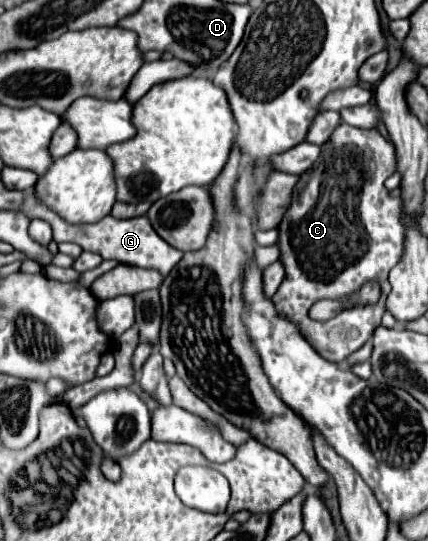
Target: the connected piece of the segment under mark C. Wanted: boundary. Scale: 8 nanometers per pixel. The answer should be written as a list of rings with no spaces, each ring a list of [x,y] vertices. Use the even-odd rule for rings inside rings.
[[[342,123],[342,125],[338,125],[338,129],[334,131],[334,135],[330,137],[330,141],[326,141],[326,143],[322,145],[322,155],[320,155],[320,159],[318,159],[318,165],[308,171],[308,179],[304,181],[304,185],[302,185],[302,189],[298,191],[296,199],[294,199],[292,205],[288,207],[288,211],[286,211],[286,215],[284,215],[284,219],[282,219],[282,223],[278,225],[278,231],[280,231],[278,245],[280,245],[280,251],[282,251],[280,259],[282,259],[284,267],[286,267],[286,279],[282,281],[280,289],[278,289],[276,295],[272,297],[272,299],[274,299],[274,305],[276,305],[278,313],[282,313],[286,319],[290,319],[292,323],[296,323],[296,325],[300,327],[300,331],[302,331],[302,335],[306,337],[306,341],[318,351],[318,355],[322,355],[322,357],[328,359],[328,361],[344,363],[354,351],[358,351],[358,349],[372,337],[374,329],[380,327],[382,315],[386,313],[386,297],[388,297],[388,293],[390,293],[390,283],[388,283],[386,279],[388,279],[390,269],[402,259],[402,255],[404,255],[404,241],[406,241],[404,203],[402,203],[402,199],[390,199],[390,193],[388,193],[388,189],[384,187],[384,181],[386,181],[392,173],[396,173],[396,169],[398,169],[398,167],[396,167],[396,149],[394,149],[394,145],[392,145],[386,137],[382,137],[382,135],[380,135],[378,131],[374,131],[374,129],[372,129],[372,131],[362,131],[362,129],[358,129],[358,127],[352,127],[352,125]],[[374,279],[378,279],[378,281],[382,283],[382,297],[380,297],[380,301],[378,301],[376,305],[352,307],[350,311],[344,311],[344,313],[340,313],[338,317],[334,317],[334,319],[330,319],[330,321],[324,321],[324,323],[312,321],[312,319],[308,317],[308,309],[310,309],[316,301],[320,301],[320,299],[344,299],[346,295],[354,293],[354,291],[358,289],[358,285],[362,285],[362,283],[366,283],[366,281],[374,281]]]

